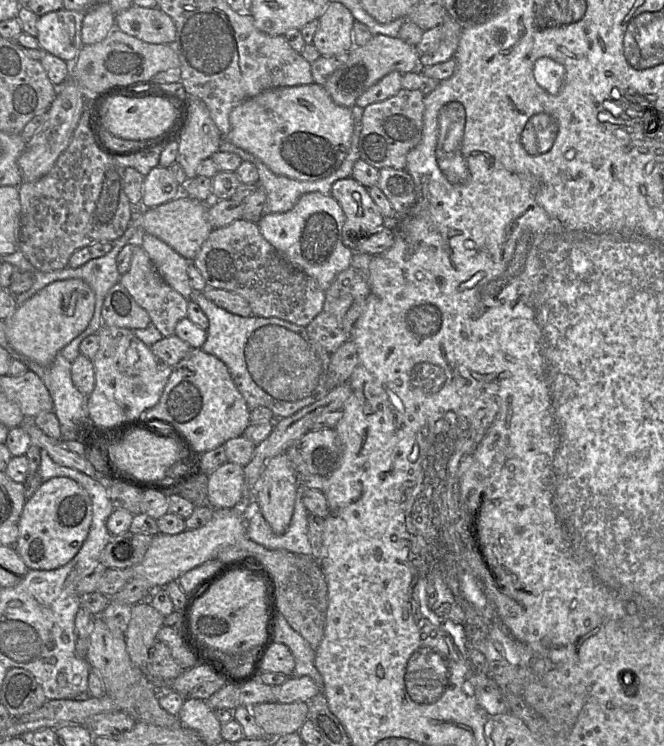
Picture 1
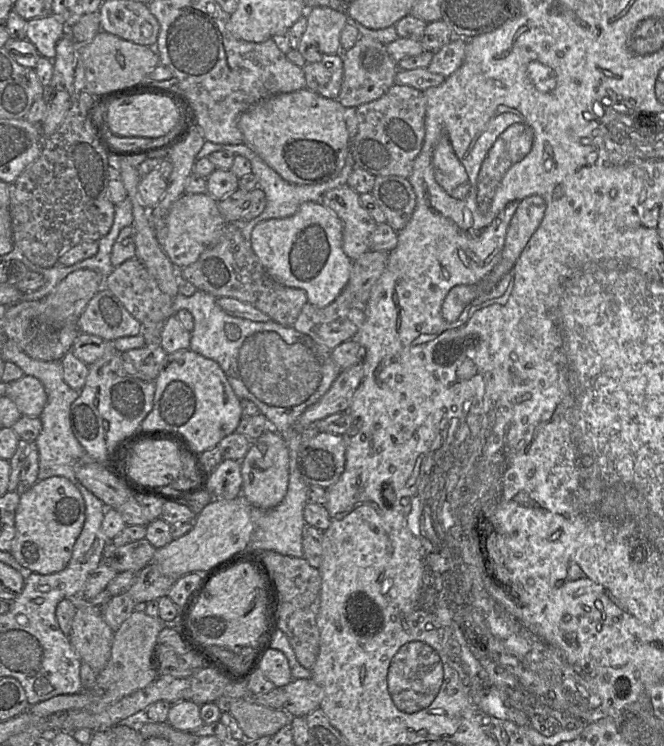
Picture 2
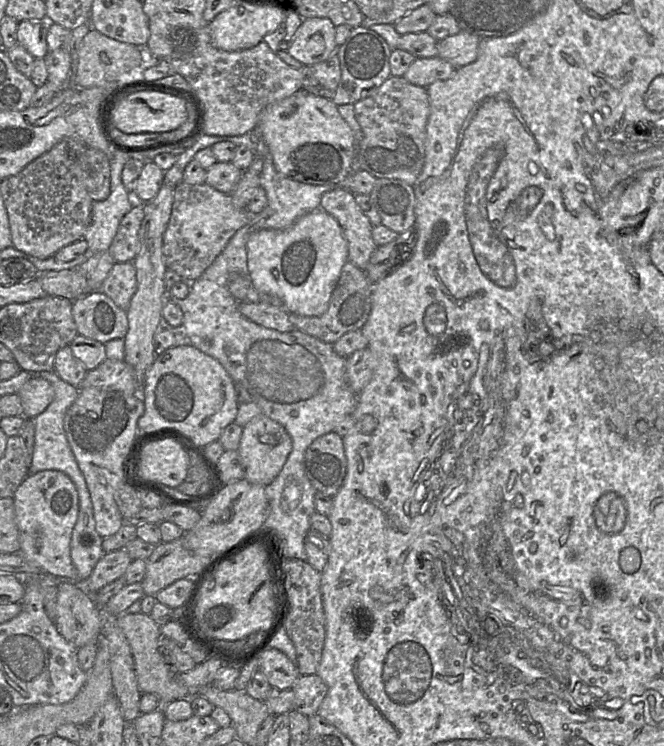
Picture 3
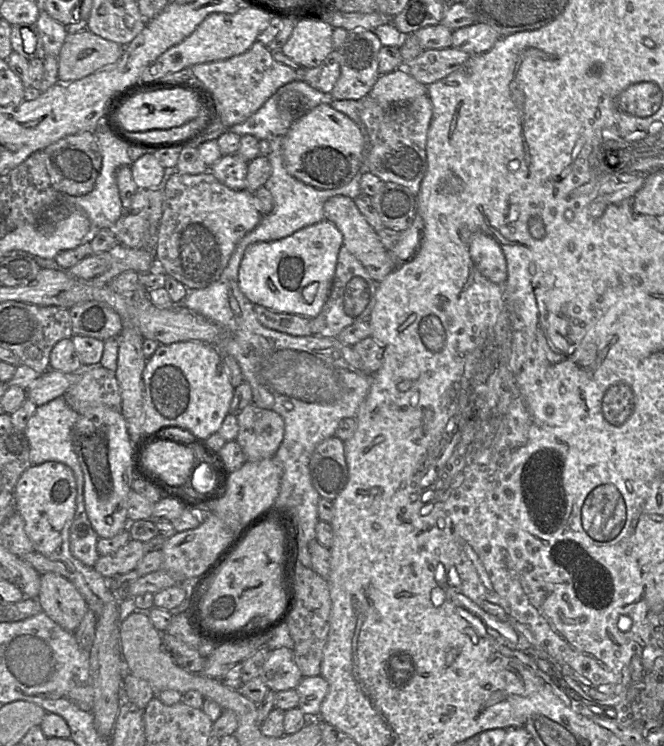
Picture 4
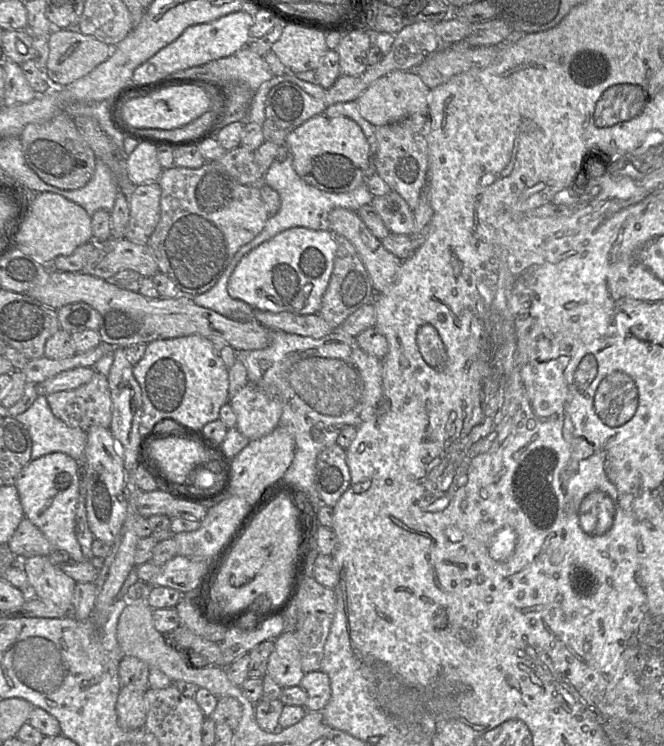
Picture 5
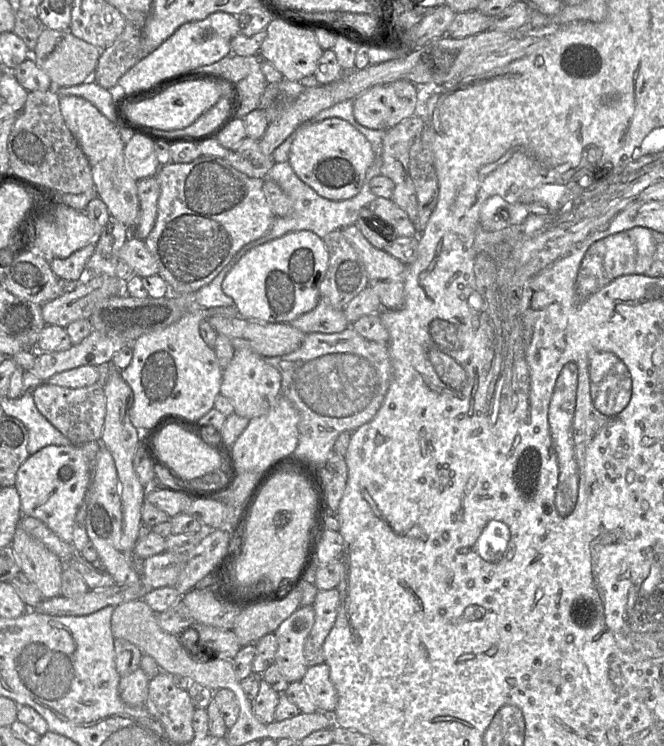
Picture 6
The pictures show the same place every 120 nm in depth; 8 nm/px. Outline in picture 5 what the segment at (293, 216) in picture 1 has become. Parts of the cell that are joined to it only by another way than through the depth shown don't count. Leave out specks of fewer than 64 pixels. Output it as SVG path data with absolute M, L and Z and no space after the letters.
M292 227L243 256L228 280L227 291L232 298L246 302L253 309L303 315L319 313L335 253L336 242L330 230Z

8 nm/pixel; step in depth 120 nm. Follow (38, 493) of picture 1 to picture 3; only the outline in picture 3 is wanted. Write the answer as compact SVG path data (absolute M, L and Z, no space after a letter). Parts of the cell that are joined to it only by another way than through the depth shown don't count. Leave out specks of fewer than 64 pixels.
M42 470L35 474L28 474L17 488L13 499L15 521L19 532L19 553L23 558L28 564L46 574L83 584L85 581L79 581L70 556L71 535L79 513L78 492L71 478L59 470Z

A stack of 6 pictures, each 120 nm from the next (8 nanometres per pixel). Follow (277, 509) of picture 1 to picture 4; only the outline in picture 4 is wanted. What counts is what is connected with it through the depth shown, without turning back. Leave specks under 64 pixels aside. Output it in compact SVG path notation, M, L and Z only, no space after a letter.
M247 405L238 415L239 431L236 438L246 461L272 458L284 437L284 420L275 411Z

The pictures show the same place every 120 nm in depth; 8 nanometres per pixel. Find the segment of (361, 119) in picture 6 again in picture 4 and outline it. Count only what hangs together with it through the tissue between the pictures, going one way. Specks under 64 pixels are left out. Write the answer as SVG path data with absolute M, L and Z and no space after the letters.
M399 67L390 73L379 75L368 95L382 108L389 108L425 94L427 86L412 77L406 68Z

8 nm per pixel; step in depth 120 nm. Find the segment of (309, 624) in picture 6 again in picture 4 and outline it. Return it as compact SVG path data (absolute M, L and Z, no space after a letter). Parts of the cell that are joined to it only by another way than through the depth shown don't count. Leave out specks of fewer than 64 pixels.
M281 647L270 651L259 677L275 692L296 689L302 674L294 660L293 650Z

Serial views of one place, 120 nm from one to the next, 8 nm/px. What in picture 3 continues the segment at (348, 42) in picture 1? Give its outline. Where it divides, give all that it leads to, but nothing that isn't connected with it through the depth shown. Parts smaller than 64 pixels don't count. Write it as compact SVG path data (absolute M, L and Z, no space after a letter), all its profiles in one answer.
M328 18L303 19L287 52L304 66L323 62L337 50L335 30Z

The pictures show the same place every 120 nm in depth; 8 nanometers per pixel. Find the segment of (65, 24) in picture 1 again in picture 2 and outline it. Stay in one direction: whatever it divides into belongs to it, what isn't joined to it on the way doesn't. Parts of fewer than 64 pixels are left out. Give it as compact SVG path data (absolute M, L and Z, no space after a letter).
M53 14L27 21L26 38L41 56L53 60L56 44L67 33L64 22Z

